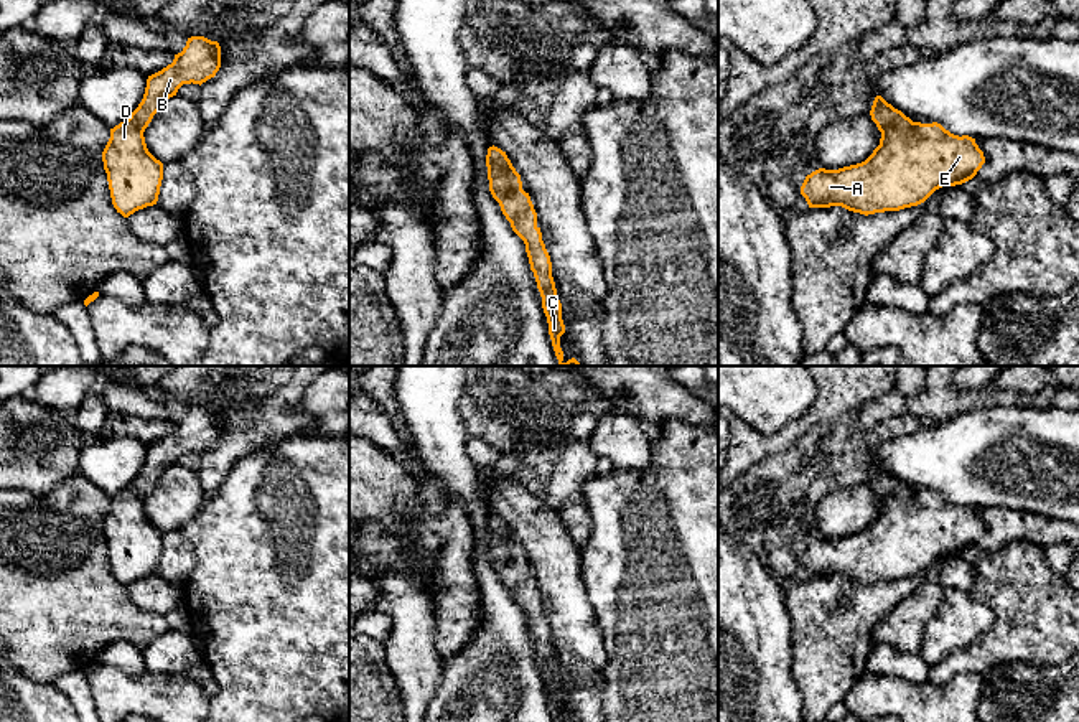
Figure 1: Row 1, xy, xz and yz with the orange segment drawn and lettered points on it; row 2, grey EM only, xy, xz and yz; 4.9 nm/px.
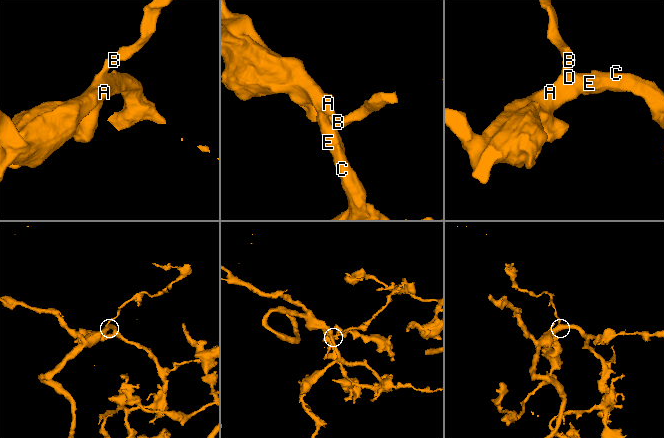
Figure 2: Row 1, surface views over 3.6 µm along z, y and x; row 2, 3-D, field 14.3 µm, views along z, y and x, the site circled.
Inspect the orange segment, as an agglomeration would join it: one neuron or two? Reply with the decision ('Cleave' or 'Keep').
Keep

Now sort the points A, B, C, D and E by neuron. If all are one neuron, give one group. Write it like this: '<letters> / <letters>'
A B C D E

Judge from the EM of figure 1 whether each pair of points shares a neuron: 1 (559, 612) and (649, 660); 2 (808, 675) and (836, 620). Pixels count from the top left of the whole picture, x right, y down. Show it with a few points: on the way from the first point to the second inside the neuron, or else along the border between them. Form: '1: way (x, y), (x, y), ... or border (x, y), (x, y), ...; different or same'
1: border (587, 597), (607, 655), (603, 671); different
2: way (821, 661), (829, 653), (831, 633); same

